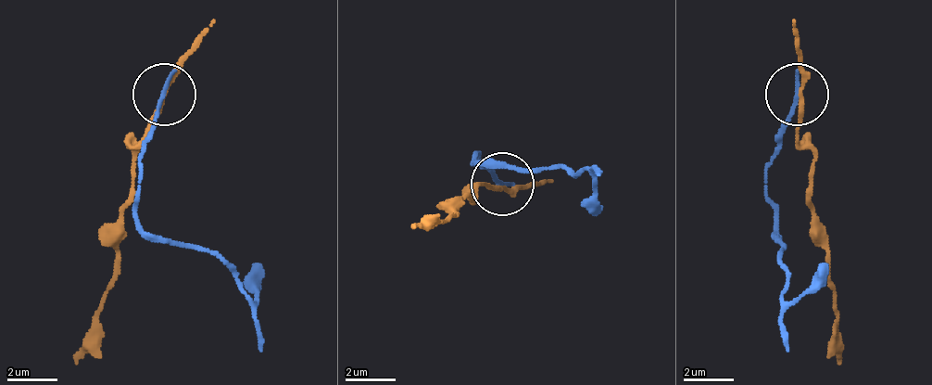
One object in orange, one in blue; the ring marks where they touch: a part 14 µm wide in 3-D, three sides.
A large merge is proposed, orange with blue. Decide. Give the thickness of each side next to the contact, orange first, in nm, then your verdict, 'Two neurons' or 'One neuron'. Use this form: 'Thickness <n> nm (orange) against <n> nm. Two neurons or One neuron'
Thickness 180 nm (orange) against 190 nm. Two neurons

